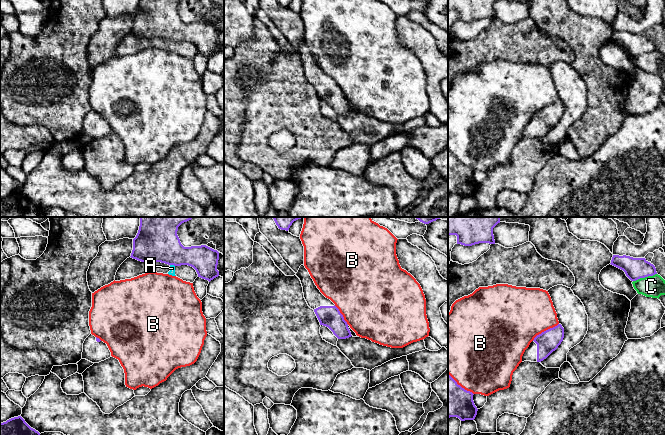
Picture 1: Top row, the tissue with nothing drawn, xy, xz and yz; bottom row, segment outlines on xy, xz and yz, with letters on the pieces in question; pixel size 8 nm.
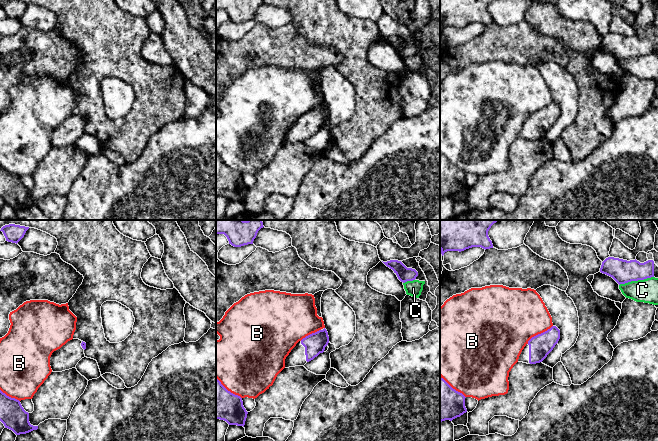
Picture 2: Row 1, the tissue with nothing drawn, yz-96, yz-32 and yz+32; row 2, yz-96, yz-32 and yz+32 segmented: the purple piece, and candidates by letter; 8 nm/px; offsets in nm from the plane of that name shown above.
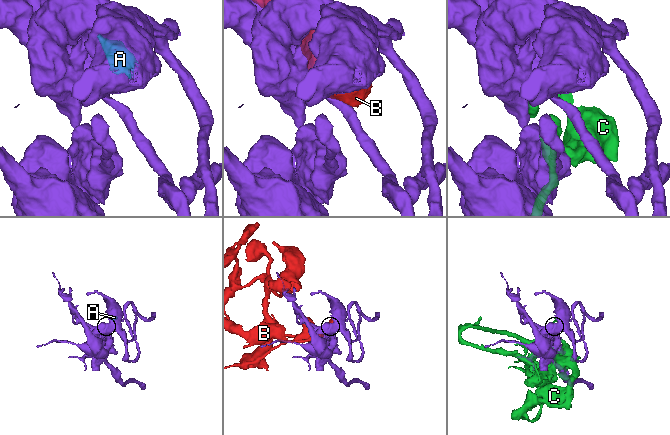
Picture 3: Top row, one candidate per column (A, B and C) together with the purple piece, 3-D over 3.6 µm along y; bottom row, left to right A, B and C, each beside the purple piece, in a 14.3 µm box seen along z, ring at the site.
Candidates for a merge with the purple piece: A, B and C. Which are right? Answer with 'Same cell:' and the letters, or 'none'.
Same cell: none

